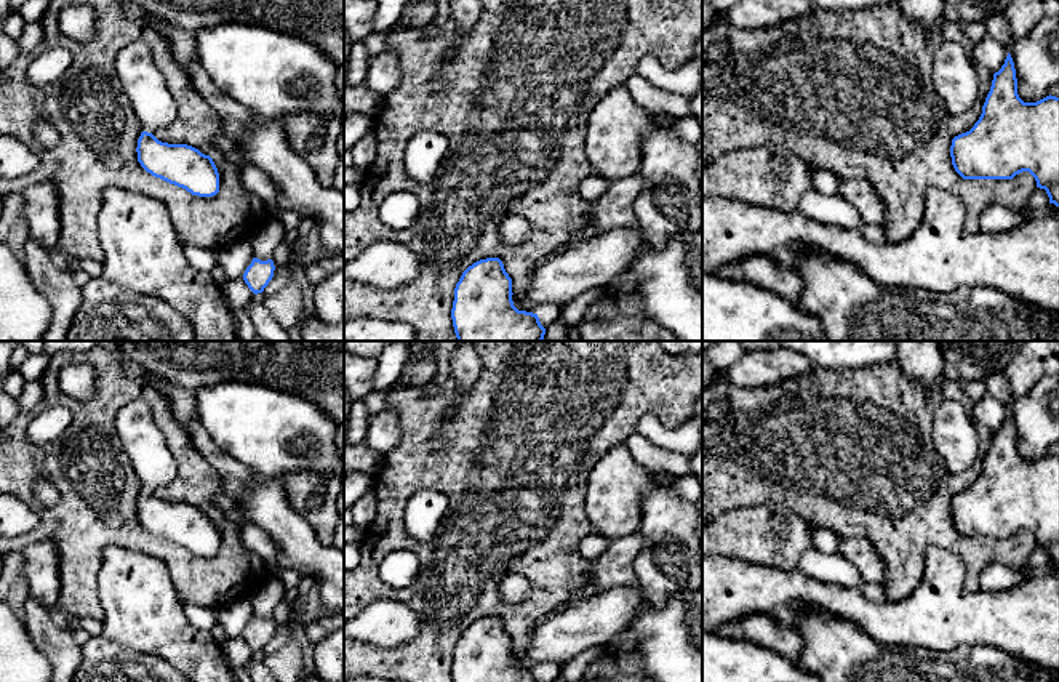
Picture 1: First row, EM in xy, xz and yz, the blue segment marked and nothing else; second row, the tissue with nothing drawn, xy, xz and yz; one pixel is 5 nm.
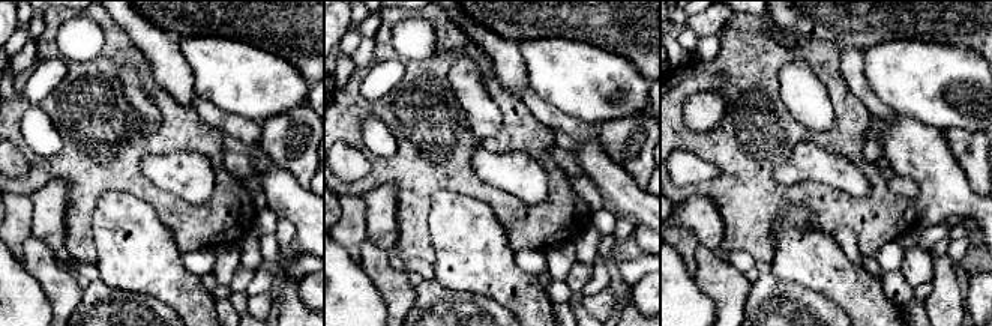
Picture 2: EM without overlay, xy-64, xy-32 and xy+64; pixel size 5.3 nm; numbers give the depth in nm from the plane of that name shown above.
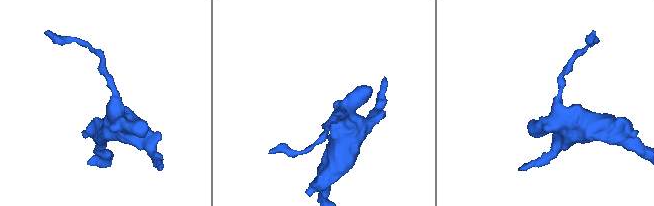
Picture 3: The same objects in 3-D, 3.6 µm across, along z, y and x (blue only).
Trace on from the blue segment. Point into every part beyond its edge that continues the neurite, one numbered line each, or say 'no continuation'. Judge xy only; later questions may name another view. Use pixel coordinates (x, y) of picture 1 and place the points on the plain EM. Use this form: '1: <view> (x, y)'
1: xy (141, 439)

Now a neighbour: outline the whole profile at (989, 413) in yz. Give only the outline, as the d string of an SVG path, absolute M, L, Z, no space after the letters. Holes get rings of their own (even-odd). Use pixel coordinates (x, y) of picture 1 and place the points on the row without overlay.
M985 394L985 397L973 403L971 416L981 427L998 431L1008 415L1008 405Z

